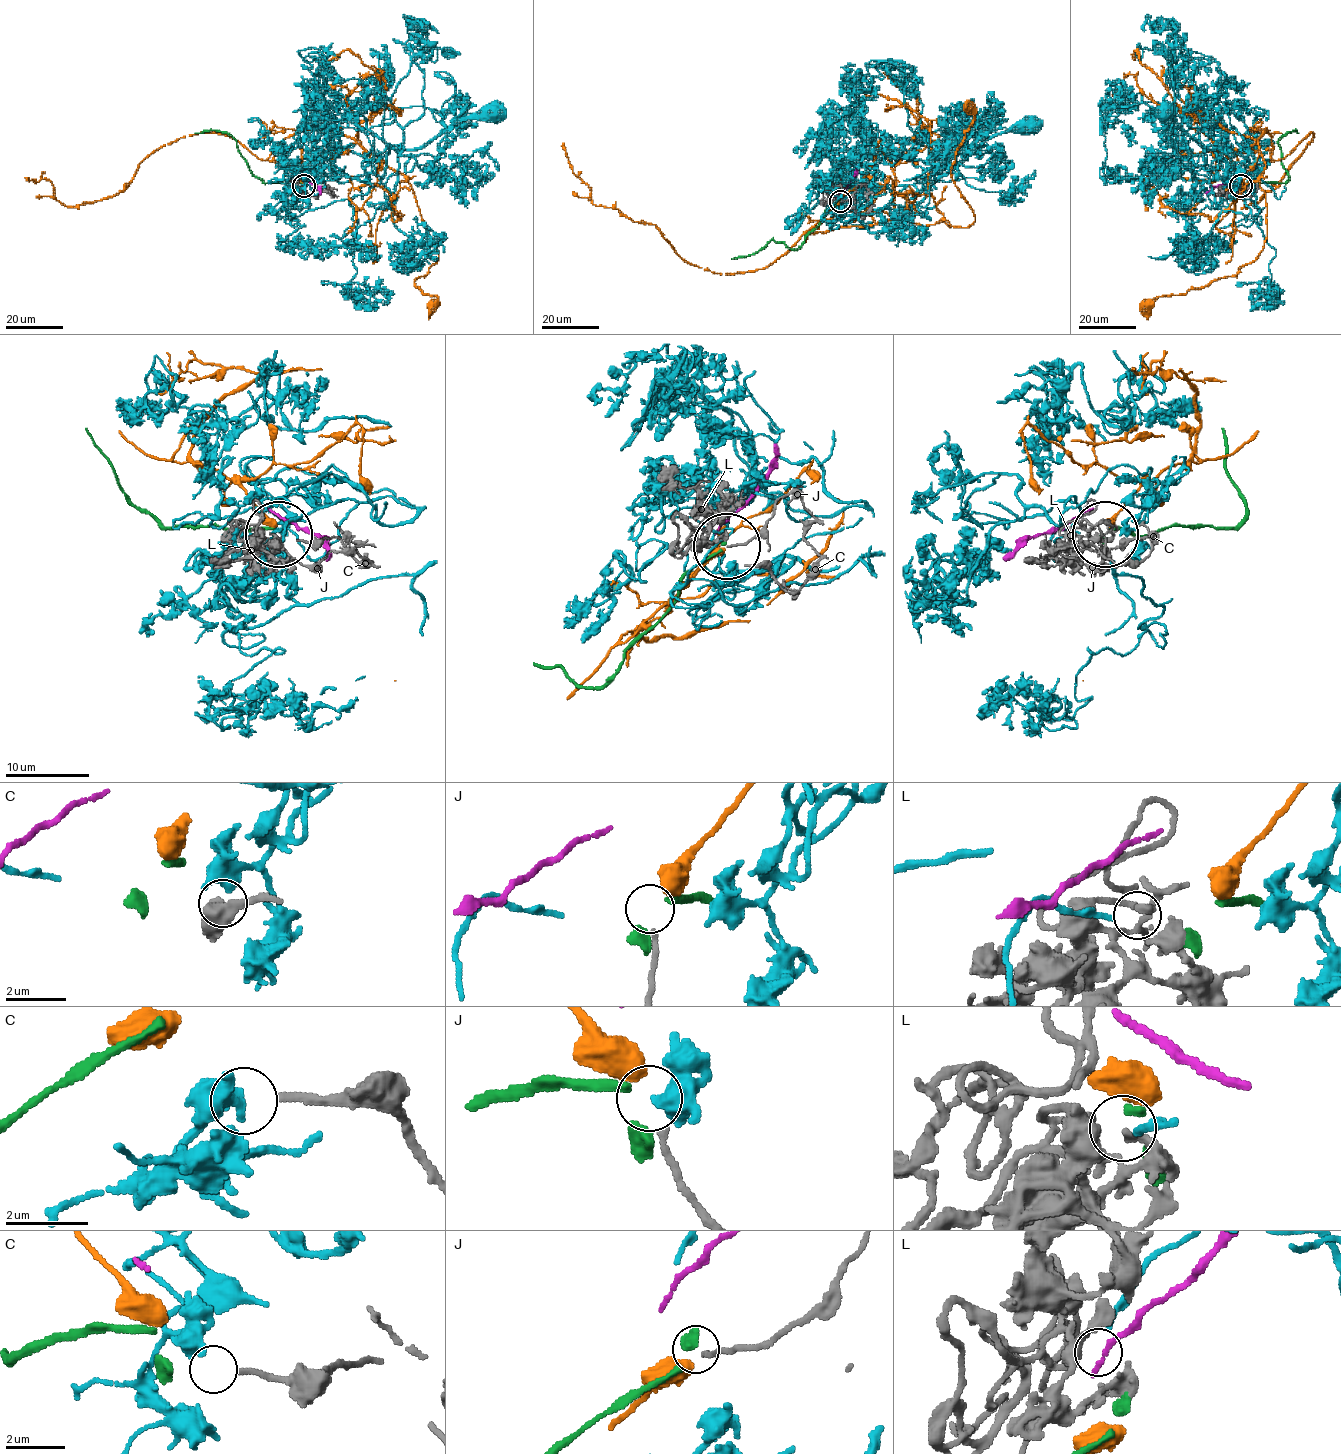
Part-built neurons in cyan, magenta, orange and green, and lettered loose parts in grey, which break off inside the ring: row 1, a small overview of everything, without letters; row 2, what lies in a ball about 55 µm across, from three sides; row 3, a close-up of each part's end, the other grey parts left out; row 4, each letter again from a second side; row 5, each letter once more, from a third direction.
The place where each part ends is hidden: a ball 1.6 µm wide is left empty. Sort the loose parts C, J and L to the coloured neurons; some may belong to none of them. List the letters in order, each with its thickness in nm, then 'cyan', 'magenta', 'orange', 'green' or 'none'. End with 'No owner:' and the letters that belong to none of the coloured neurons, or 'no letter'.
C: calibre 200 nm; none
J: calibre 150 nm; orange
L: calibre 200 nm; cyan
No owner: C

